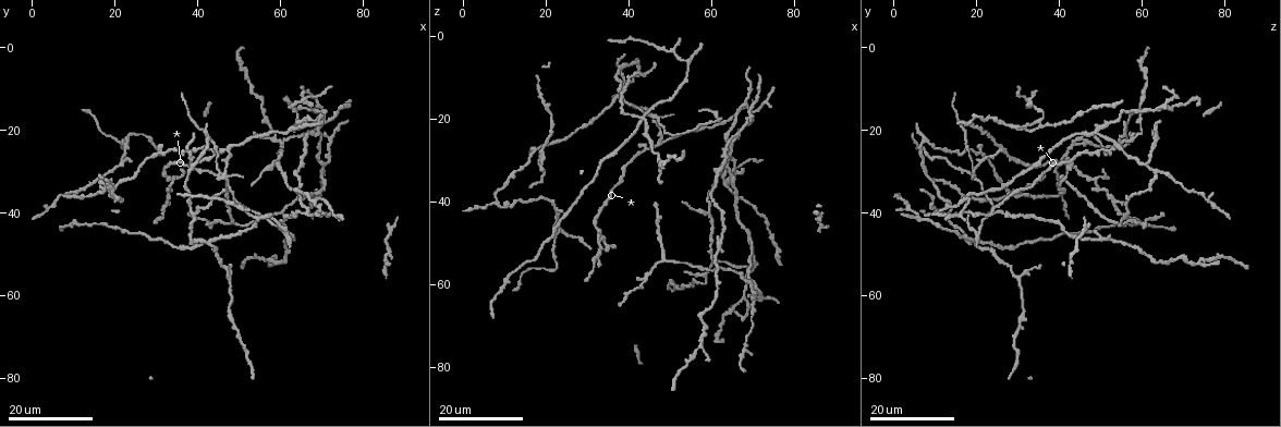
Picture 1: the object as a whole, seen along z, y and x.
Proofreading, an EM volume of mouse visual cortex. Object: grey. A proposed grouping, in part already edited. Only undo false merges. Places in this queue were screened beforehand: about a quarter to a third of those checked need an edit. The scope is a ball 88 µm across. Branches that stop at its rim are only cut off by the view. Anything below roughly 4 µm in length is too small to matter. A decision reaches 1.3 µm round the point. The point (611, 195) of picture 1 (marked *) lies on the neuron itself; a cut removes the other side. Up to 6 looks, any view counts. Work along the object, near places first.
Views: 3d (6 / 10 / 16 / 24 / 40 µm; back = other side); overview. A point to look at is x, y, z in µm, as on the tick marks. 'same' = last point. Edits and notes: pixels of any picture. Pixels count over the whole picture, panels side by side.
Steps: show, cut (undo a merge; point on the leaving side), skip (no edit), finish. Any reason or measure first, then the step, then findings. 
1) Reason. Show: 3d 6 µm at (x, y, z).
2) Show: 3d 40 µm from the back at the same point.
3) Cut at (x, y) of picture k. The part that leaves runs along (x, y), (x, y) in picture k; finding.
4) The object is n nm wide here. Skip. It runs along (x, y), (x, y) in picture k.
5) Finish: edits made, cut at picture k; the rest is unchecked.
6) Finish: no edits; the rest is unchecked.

Side arm on a straight run. Show: 3d 16 µm at (47.0, 31.5, 20.0).

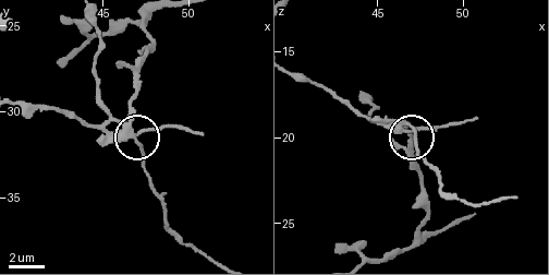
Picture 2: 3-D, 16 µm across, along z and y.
Show: 3d 6 µm at (46.5, 31.5, 19.6).

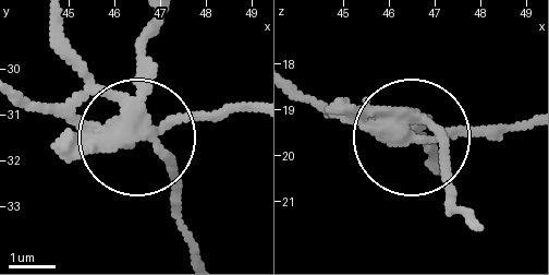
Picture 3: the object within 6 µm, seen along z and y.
The object is 370 nm wide here. Cut at (191, 116) of picture 3. A second neuron is stuck on.

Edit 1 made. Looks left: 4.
Three arms meet. Show: 3d 16 µm at (59.0, 27.5, 43.0).

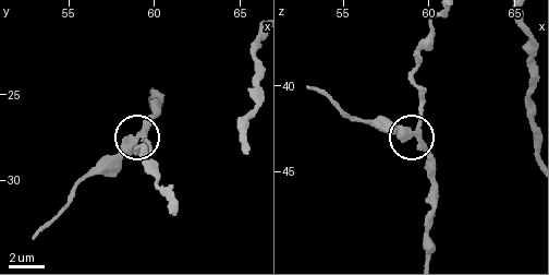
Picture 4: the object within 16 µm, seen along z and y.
Show: 3d 10 µm at (59.2, 27.5, 42.6).

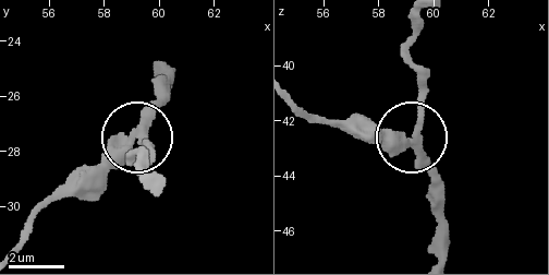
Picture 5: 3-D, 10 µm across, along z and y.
Cut at (109, 164) of picture 5. The part that leaves runs along (133, 136), (72, 176), (44, 204), (23, 247) in picture 5; two neurons meet here.

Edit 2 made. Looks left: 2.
Finish: edits made, cut at picture 3, cut at picture 5; the rest is unchecked.

